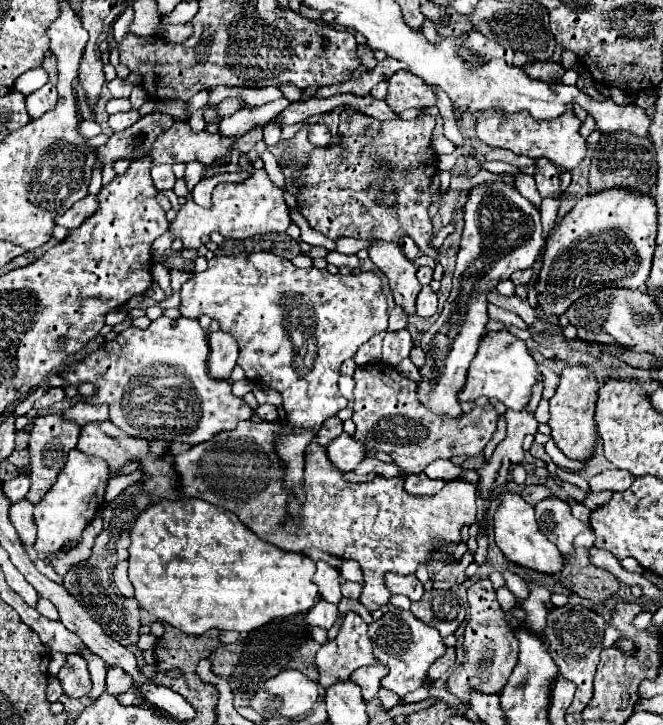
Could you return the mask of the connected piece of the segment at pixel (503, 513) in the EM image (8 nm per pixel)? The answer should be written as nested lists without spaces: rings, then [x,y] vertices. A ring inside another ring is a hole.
[[[502,492],[498,494],[498,508],[494,514],[494,540],[506,560],[522,566],[522,568],[532,568],[544,574],[558,574],[564,566],[562,554],[558,554],[558,548],[538,530],[536,518],[534,518],[534,508],[522,500],[522,496],[512,494],[512,492]]]

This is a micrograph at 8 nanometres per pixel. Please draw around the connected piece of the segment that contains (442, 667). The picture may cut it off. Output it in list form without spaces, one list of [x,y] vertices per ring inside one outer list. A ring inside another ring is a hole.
[[[448,648],[446,650],[446,654],[442,656],[442,658],[438,658],[432,666],[430,666],[430,670],[428,670],[428,678],[430,680],[440,680],[448,670],[450,670],[450,666],[454,664],[454,660],[456,660],[456,648]]]

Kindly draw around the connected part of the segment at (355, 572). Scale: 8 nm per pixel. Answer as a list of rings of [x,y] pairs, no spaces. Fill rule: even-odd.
[[[344,560],[340,574],[342,574],[344,580],[354,580],[354,582],[362,580],[362,568],[356,560]]]

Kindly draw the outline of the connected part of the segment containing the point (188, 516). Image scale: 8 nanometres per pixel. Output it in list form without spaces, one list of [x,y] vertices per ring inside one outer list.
[[[200,498],[162,500],[148,506],[130,532],[130,582],[140,608],[156,620],[176,626],[186,634],[204,634],[210,628],[250,632],[272,618],[284,618],[308,612],[318,598],[318,586],[312,580],[316,564],[300,552],[286,552],[260,540],[232,512]]]

